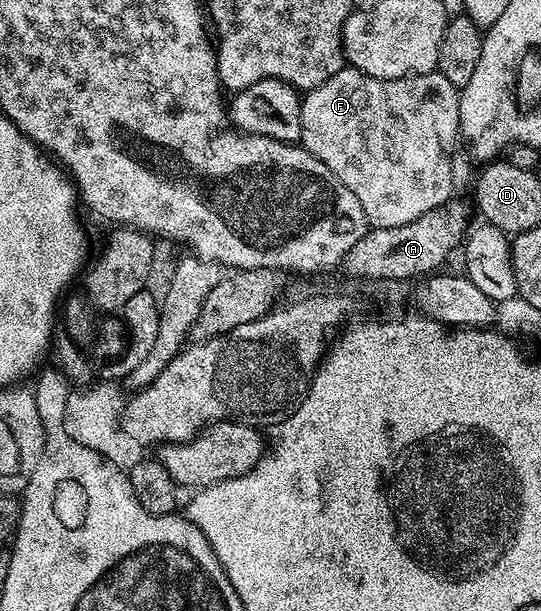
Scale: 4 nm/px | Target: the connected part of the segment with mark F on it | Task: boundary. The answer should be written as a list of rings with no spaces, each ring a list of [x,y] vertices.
[[[346,65],[343,66],[340,73],[336,73],[336,77],[328,77],[328,81],[324,81],[324,85],[305,92],[302,101],[302,112],[300,113],[300,125],[302,126],[300,143],[308,153],[312,153],[314,157],[319,158],[356,195],[370,227],[408,225],[409,222],[416,221],[418,217],[424,216],[424,213],[428,213],[429,210],[444,205],[455,194],[454,146],[460,143],[458,129],[458,118],[460,117],[459,94],[459,88],[454,87],[452,81],[448,81],[448,77],[444,77],[437,69],[423,75],[409,75],[399,79],[377,79],[376,77],[368,77],[354,67]]]

